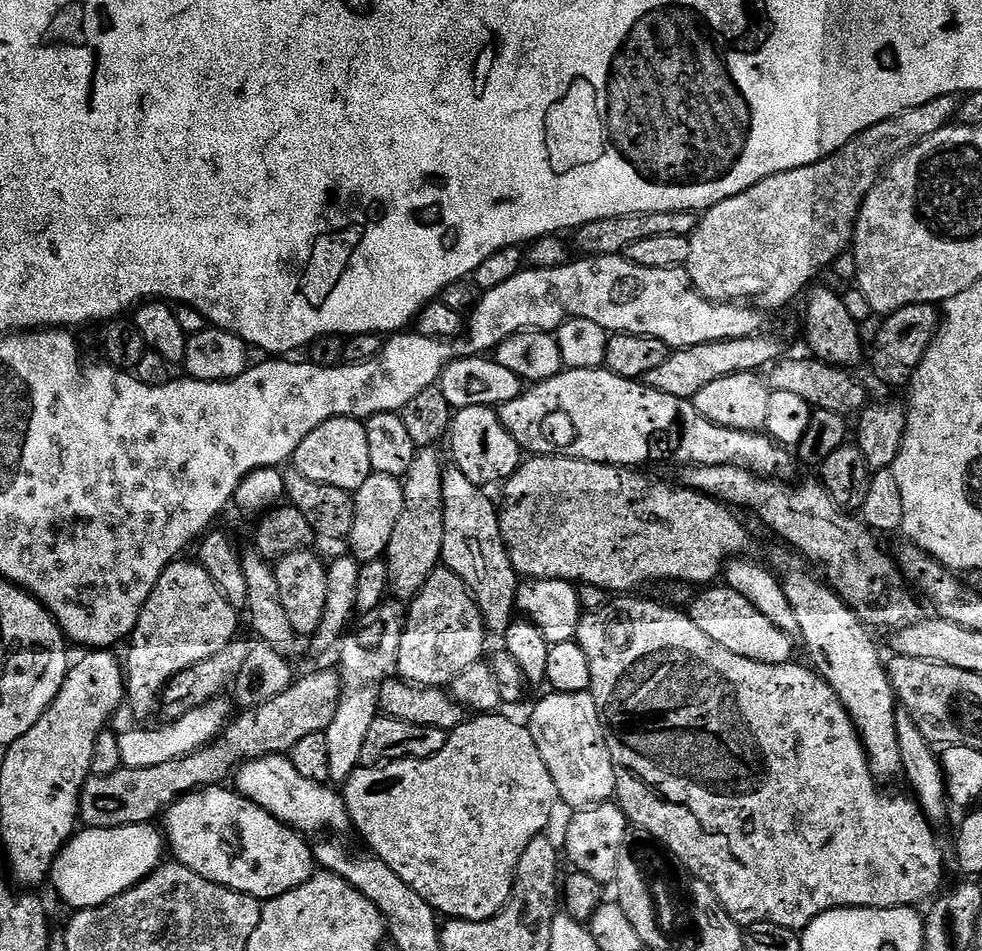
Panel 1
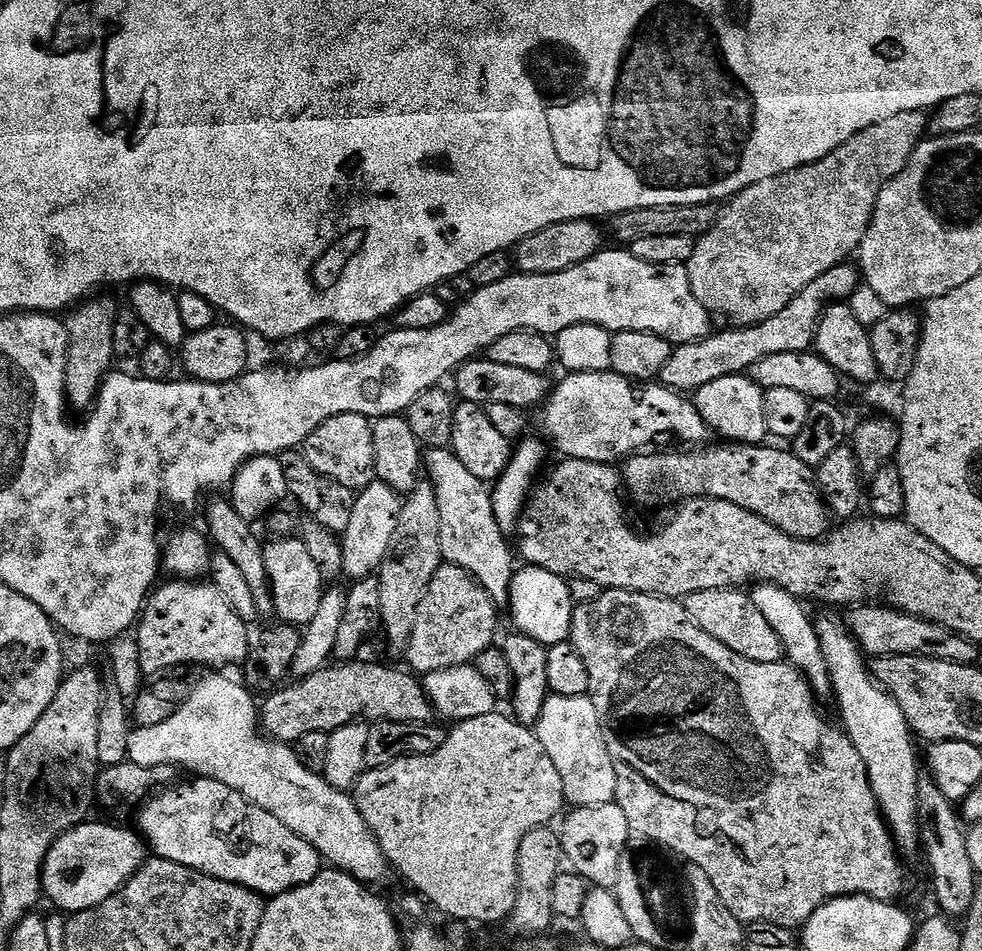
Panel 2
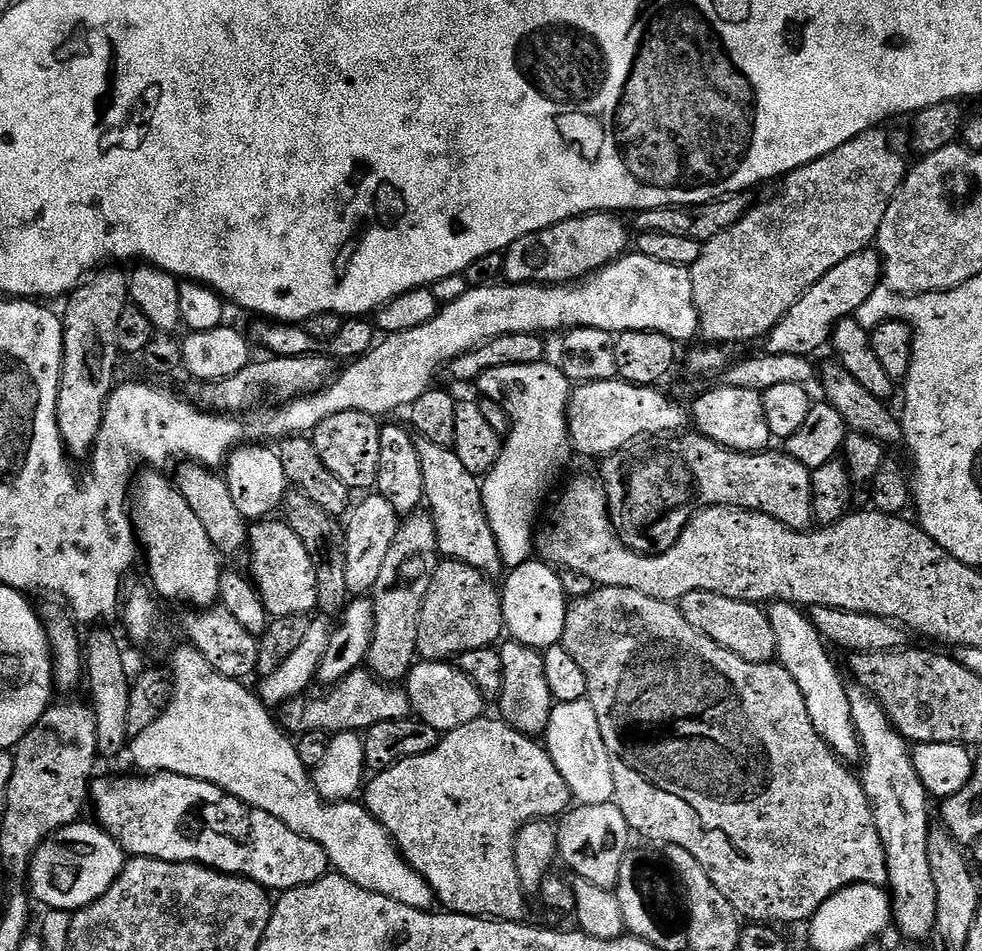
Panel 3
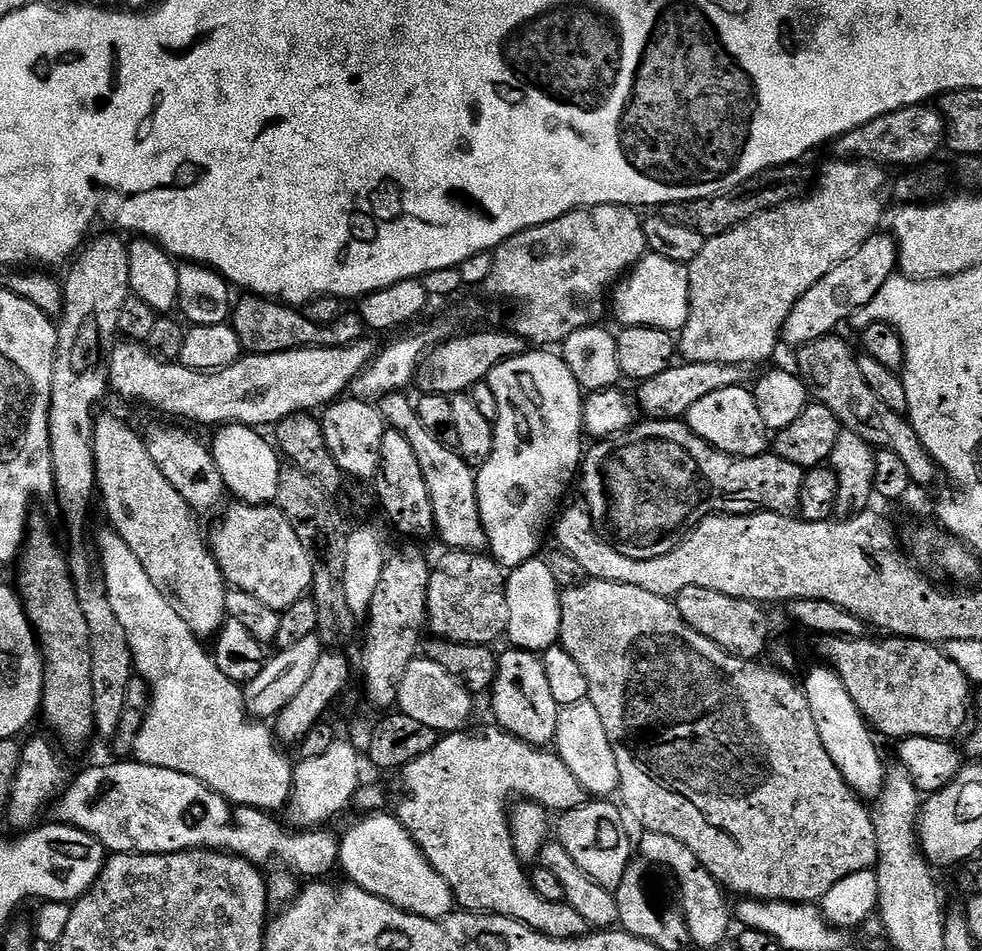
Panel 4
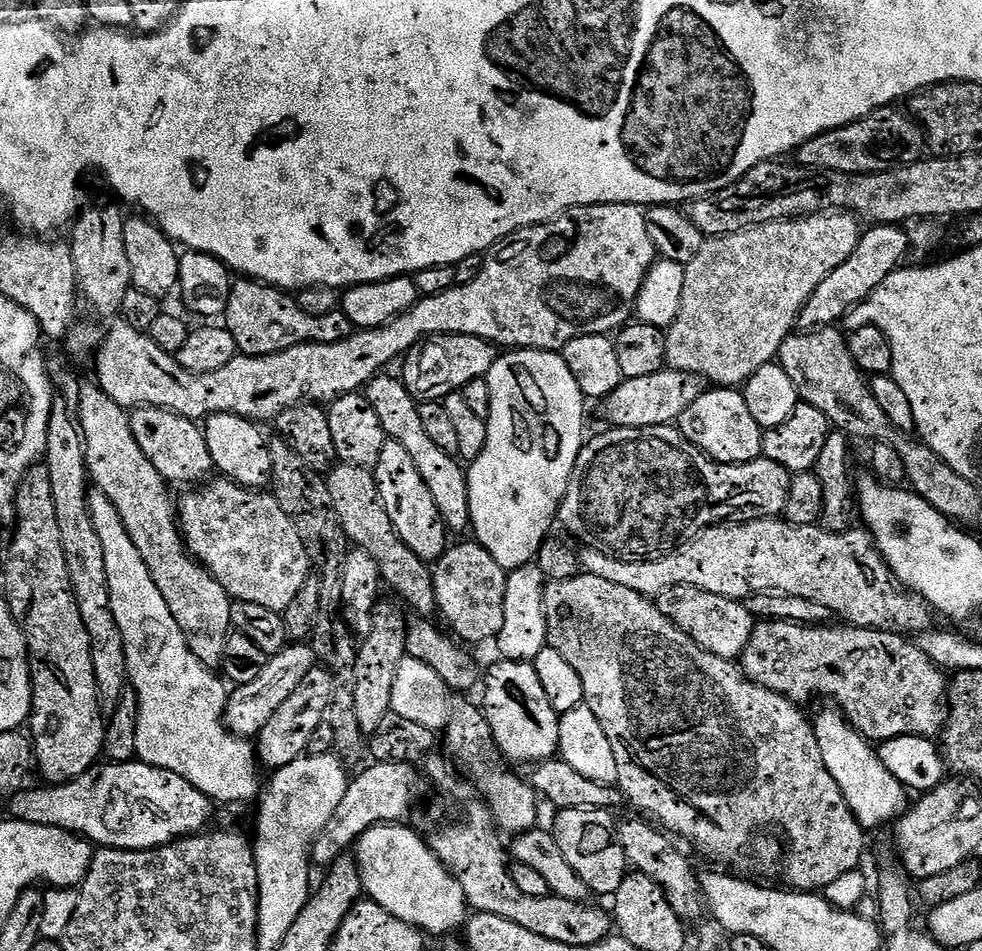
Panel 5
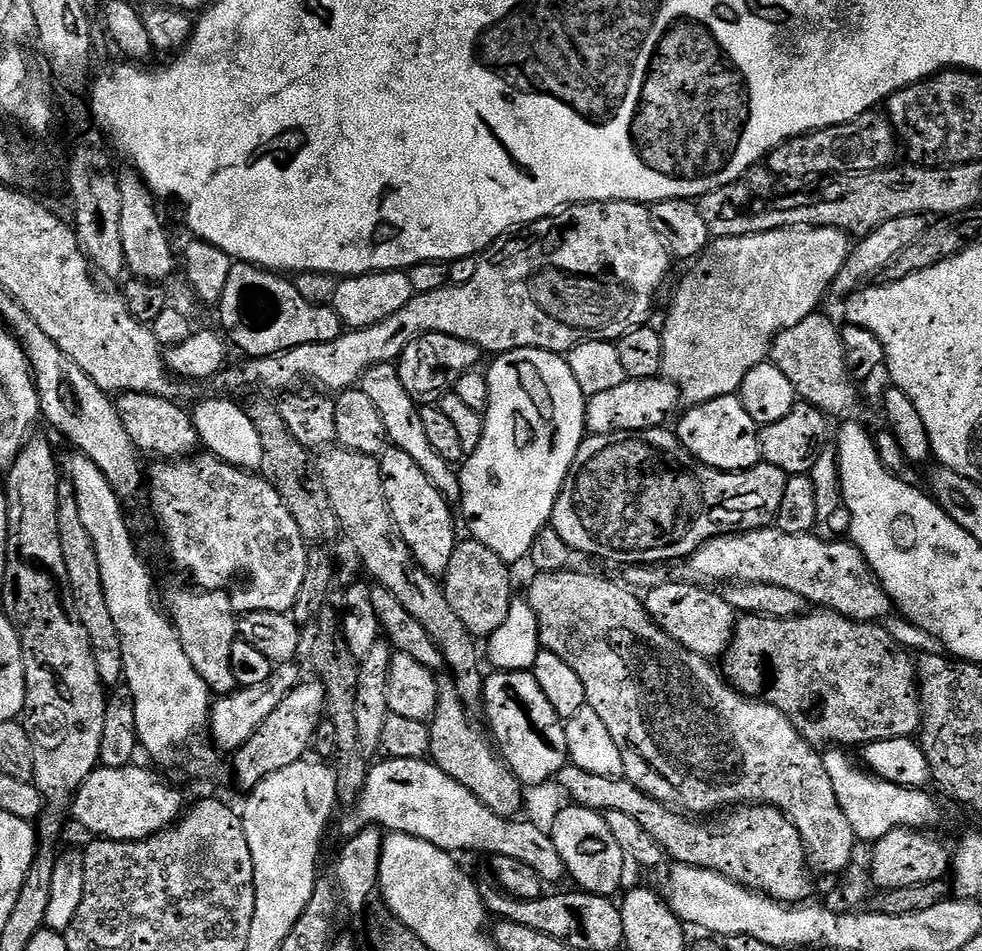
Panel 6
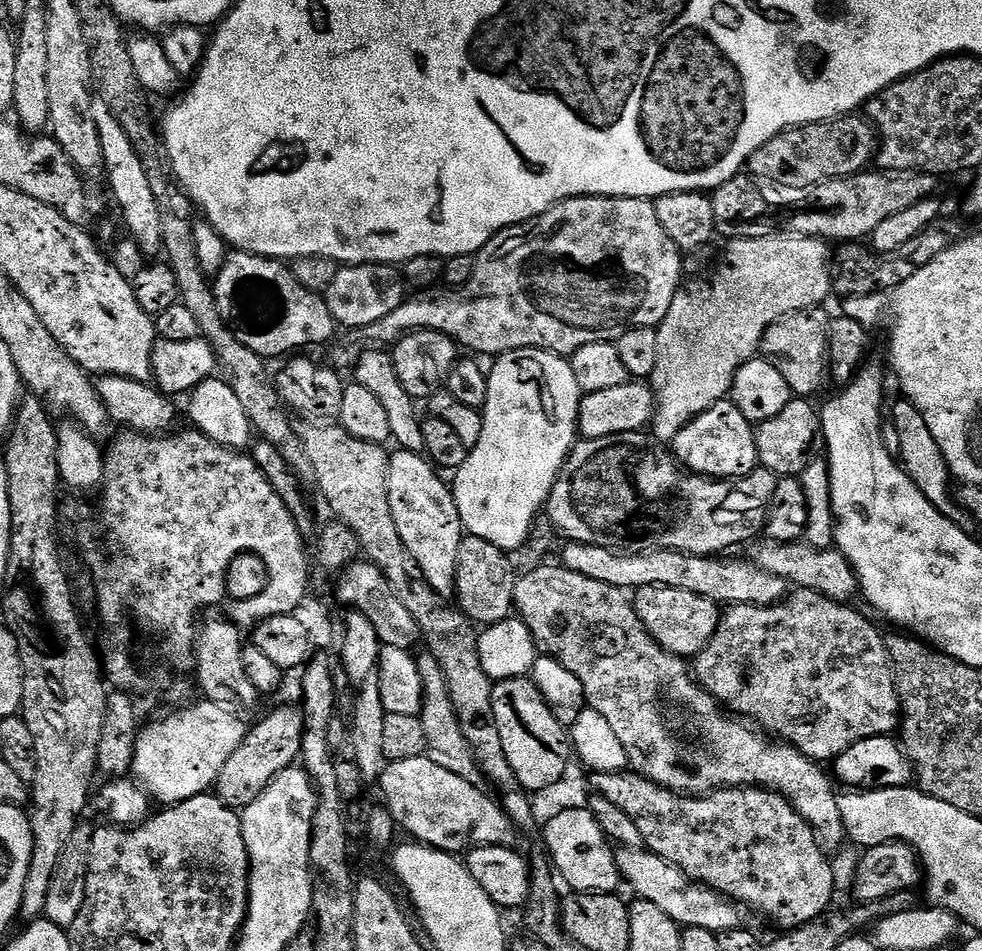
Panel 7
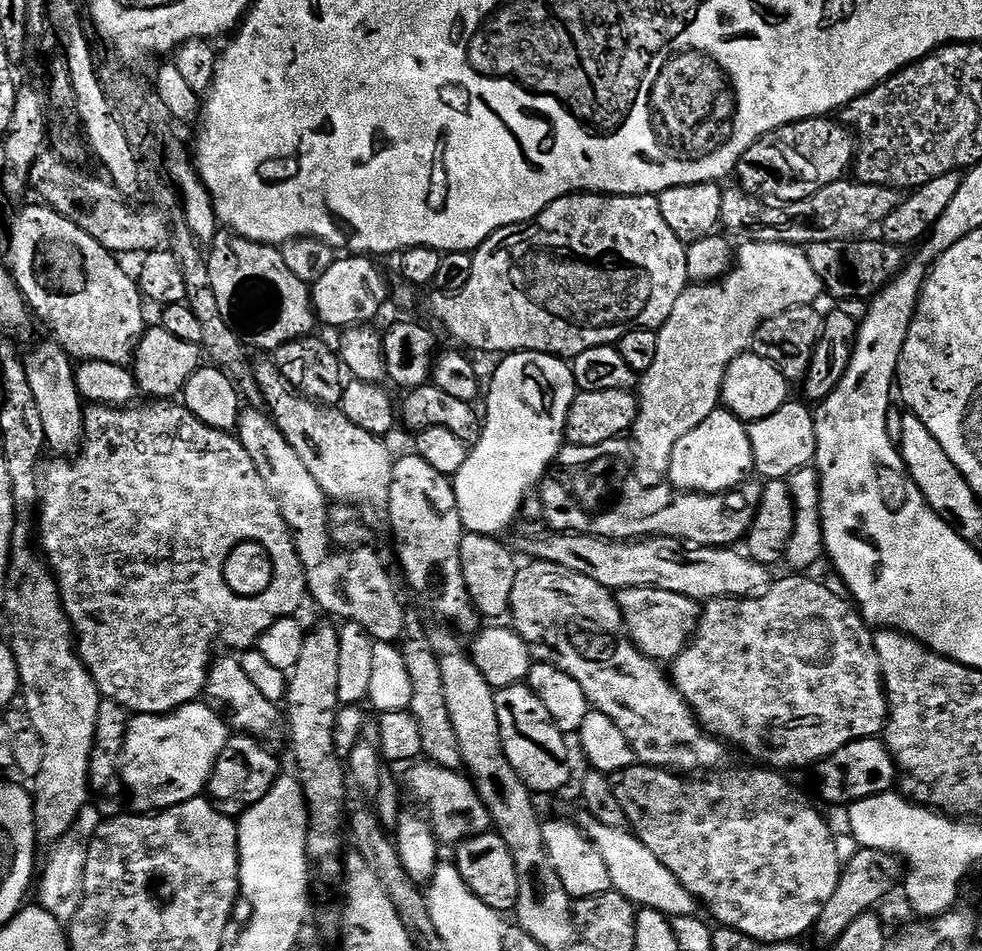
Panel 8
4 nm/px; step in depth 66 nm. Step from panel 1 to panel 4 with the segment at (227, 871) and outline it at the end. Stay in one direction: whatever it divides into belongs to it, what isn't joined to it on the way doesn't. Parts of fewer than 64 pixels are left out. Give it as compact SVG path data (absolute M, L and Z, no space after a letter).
M116 762L120 764L100 764L97 768L88 768L80 777L73 779L68 787L64 789L64 793L60 795L60 799L51 805L51 819L58 824L69 824L72 828L82 830L86 834L90 834L99 842L109 853L117 852L135 852L141 856L149 856L150 854L170 854L171 852L194 852L197 850L211 850L213 852L226 852L233 856L240 856L243 860L249 860L254 865L265 866L271 860L281 860L282 863L288 864L287 871L295 874L297 877L303 878L324 878L328 871L333 867L337 867L340 858L340 842L334 835L331 836L326 830L308 830L305 836L295 836L292 832L283 832L274 821L271 820L267 811L259 808L246 808L231 804L226 798L222 798L214 790L210 790L202 782L198 782L198 778L190 778L190 774L178 774L178 770L166 770L162 766L150 766L139 762Z

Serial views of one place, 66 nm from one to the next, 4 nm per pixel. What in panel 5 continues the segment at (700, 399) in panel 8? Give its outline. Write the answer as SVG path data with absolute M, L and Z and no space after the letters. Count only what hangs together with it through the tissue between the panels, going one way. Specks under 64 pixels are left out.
M833 210L830 212L815 212L812 216L798 216L795 220L775 220L765 224L755 224L752 228L738 230L734 234L705 239L702 250L698 250L697 256L689 264L684 265L682 306L678 310L678 318L666 330L667 367L701 376L712 386L743 385L755 372L762 370L762 366L773 363L779 357L782 342L787 336L791 336L797 327L800 312L806 306L810 294L814 294L814 290L818 290L818 286L822 286L823 280L829 274L834 274L834 270L838 270L838 266L842 266L842 262L846 262L846 258L850 258L850 254L854 254L854 246L858 246L861 235L861 221L853 213Z

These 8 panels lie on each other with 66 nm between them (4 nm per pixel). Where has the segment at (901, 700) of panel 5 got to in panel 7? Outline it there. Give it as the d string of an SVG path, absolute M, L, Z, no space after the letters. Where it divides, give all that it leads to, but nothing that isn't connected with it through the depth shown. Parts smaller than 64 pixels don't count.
M801 588L784 597L778 604L770 606L754 606L753 604L733 604L721 615L720 625L714 638L694 660L694 676L698 683L712 695L717 703L729 713L740 718L761 724L765 733L773 732L773 737L779 738L785 744L791 744L804 756L817 762L835 761L850 746L875 736L892 736L902 723L900 710L900 695L896 689L896 670L890 654L885 633L880 633L866 617L852 609L848 602L831 600L809 588Z

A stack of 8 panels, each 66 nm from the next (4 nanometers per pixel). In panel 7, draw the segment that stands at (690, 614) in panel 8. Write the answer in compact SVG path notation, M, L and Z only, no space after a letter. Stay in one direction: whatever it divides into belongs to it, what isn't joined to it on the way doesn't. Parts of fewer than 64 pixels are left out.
M646 586L635 593L636 613L642 626L665 650L683 658L695 658L712 641L720 625L721 605L702 594L690 594L674 586Z

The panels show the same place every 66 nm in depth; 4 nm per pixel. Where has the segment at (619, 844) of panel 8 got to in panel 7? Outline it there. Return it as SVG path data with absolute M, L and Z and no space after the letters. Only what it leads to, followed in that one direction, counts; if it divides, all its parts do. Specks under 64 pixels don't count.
M621 847L616 854L616 865L620 868L623 883L629 884L639 899L654 902L654 906L670 914L670 918L674 918L674 922L679 924L681 929L701 928L718 933L741 927L741 909L733 901L706 887L705 884L689 880L686 874L682 874L682 870L678 870L670 862L658 858L643 847Z

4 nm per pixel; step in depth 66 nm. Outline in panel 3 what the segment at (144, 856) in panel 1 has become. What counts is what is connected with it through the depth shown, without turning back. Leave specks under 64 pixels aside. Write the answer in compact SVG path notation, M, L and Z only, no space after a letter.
M77 822L59 828L46 837L30 857L26 884L33 901L41 900L45 909L57 908L77 913L90 906L115 882L126 863L126 853L120 843L95 822Z

